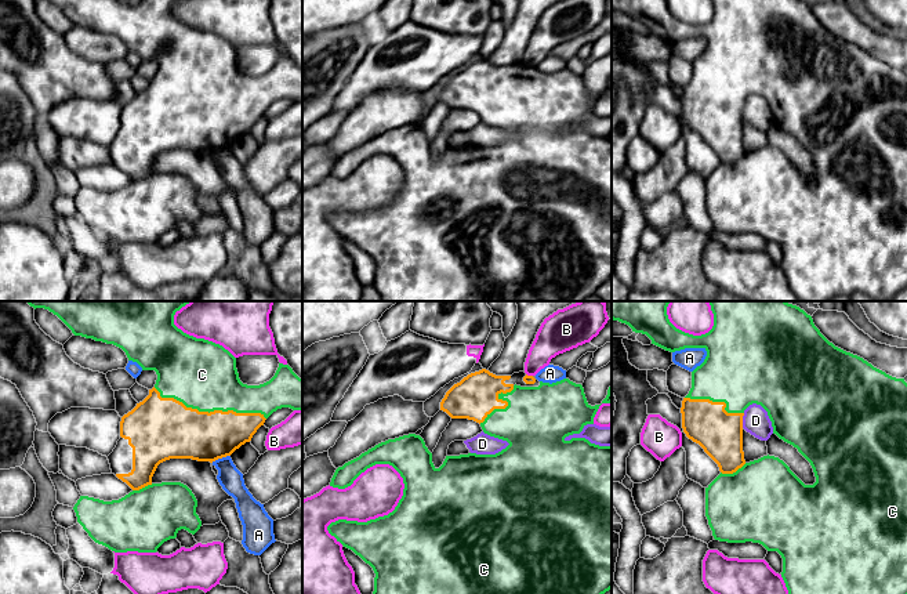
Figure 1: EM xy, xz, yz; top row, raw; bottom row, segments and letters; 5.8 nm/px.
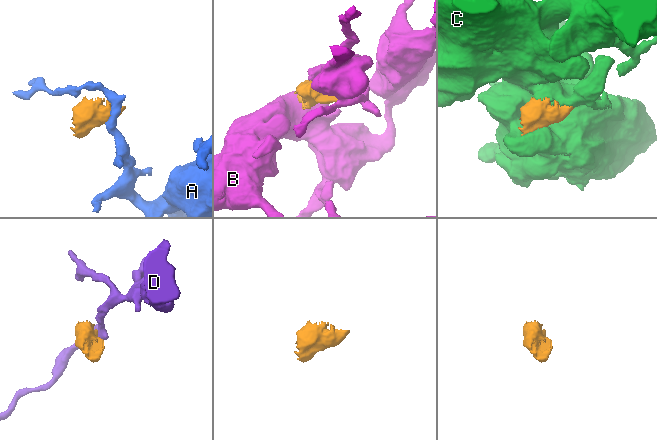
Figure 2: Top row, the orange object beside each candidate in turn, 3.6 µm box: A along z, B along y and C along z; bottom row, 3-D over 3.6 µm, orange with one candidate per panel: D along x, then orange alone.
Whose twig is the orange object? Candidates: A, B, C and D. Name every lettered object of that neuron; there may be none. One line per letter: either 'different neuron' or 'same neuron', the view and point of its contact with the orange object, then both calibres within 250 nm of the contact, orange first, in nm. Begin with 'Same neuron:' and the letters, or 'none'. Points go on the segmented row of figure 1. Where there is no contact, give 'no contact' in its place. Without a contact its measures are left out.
Same neuron: C
A: different neuron | xy (220, 457) | 300/140 nm
B: different neuron | xz (529, 376) | 50/190 nm
C: same neuron | xy (207, 412) | 340/400 nm
D: different neuron | yz (742, 420) | 260/160 nm

